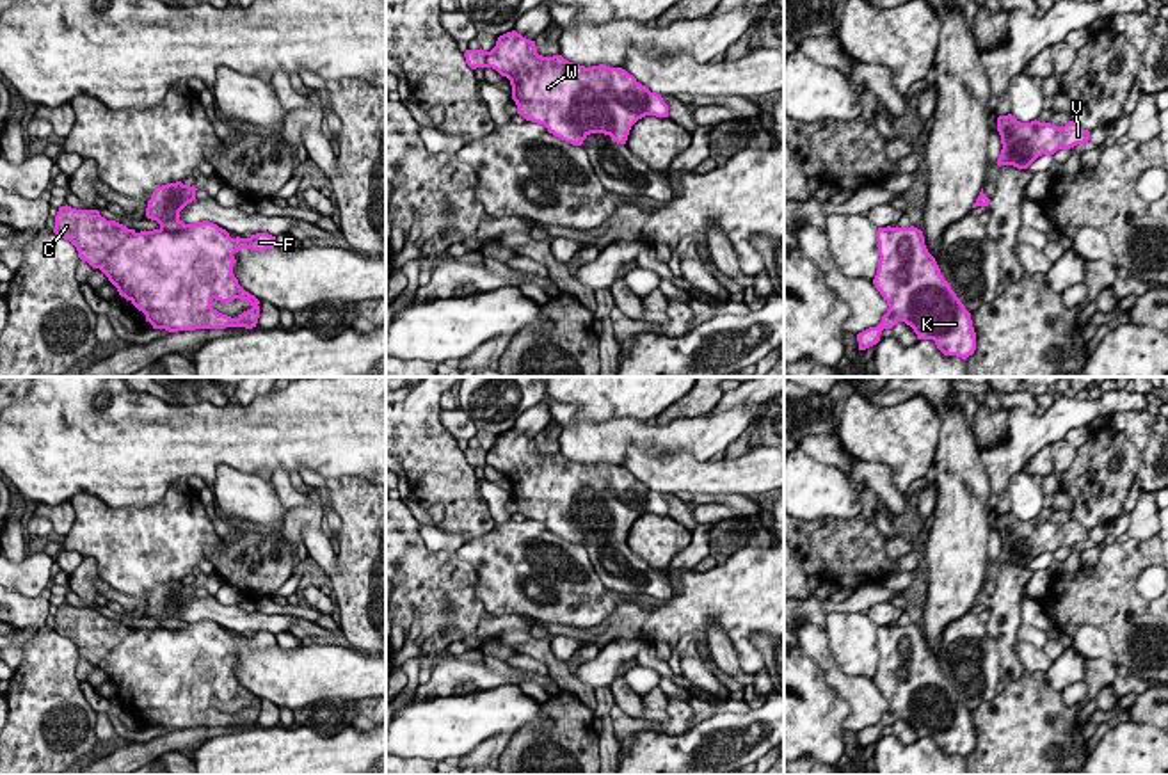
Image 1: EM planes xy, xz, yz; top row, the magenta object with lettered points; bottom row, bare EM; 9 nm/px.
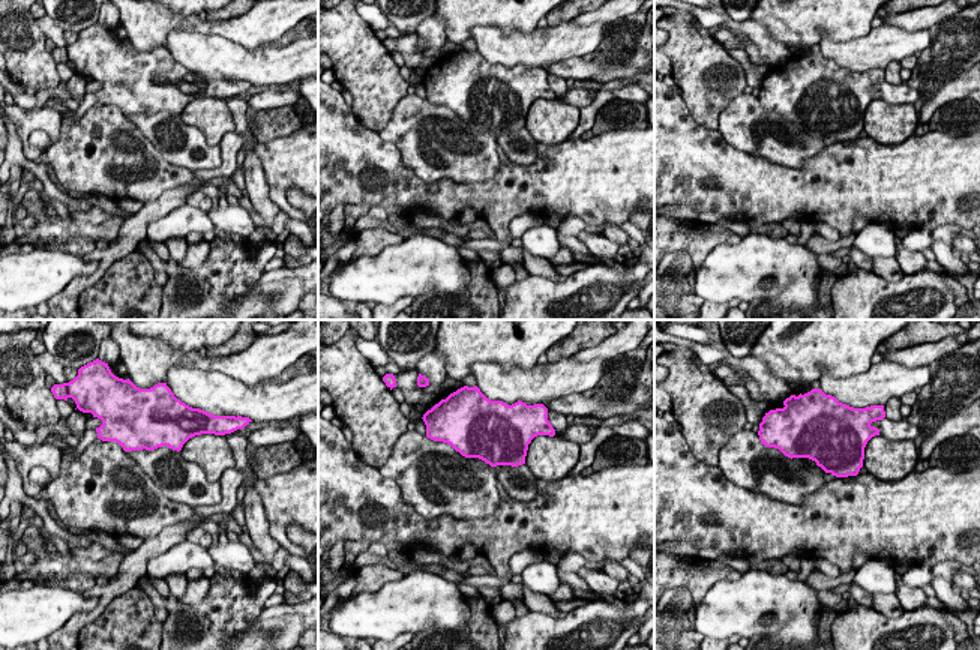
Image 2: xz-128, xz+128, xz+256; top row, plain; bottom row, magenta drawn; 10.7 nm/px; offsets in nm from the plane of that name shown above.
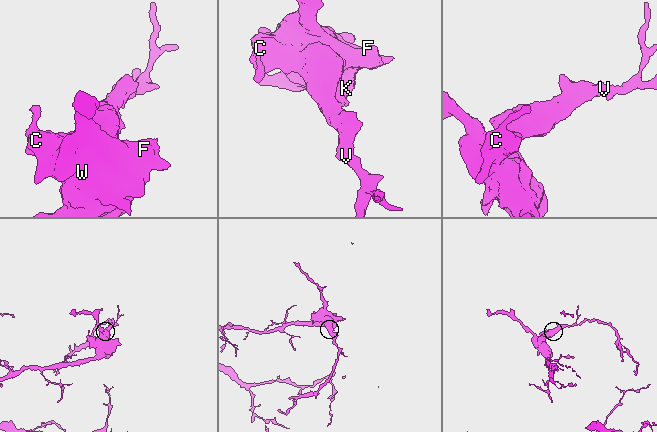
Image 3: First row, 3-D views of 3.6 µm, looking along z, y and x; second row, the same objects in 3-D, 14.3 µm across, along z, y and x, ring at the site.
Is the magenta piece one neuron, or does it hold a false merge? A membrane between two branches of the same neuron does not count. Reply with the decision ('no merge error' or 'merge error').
no merge error

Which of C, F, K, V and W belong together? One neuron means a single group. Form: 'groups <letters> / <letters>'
groups C F K V W

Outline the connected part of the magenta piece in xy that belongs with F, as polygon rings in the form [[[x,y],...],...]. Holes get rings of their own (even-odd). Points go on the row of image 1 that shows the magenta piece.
[[[181,181],[158,187],[146,208],[146,217],[160,224],[153,231],[137,233],[116,220],[107,220],[98,210],[76,210],[66,204],[55,215],[53,233],[69,240],[80,260],[92,268],[100,268],[119,295],[146,315],[146,322],[153,329],[169,332],[226,327],[252,329],[260,318],[260,300],[238,284],[233,274],[236,263],[233,254],[242,249],[274,249],[277,247],[276,236],[256,233],[249,238],[231,238],[226,229],[208,220],[185,224],[180,212],[196,201],[196,190],[194,185],[183,185]],[[213,299],[224,304],[240,299],[252,308],[231,318],[212,308]]]

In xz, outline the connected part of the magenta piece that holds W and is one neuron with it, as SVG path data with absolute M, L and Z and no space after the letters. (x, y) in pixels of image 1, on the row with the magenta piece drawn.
M516 30L498 37L491 52L466 50L469 68L492 68L507 76L512 85L512 100L517 114L526 121L544 124L555 137L581 146L590 133L610 135L617 144L626 144L631 126L645 117L668 117L668 105L661 94L651 92L622 68L606 64L585 68L565 60L562 55L542 57L535 41Z

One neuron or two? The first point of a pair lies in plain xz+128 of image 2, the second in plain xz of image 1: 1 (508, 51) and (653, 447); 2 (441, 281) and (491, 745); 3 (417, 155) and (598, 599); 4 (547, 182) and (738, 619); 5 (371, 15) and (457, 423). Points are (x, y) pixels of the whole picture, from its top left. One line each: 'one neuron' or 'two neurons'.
1: one neuron
2: two neurons
3: one neuron
4: one neuron
5: one neuron

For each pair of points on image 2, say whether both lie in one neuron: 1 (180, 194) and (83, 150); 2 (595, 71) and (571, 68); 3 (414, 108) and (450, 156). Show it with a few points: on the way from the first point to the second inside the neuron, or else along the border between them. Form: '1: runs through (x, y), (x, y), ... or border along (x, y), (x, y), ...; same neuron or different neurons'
1: border along (194, 171), (192, 180), (168, 188), (144, 203); different neurons
2: runs through (589, 71), (577, 68); same neuron
3: runs through (414, 120), (438, 144); same neuron

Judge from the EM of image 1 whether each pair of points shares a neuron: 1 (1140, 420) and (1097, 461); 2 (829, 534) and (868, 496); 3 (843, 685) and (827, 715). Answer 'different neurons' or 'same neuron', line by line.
1: different neurons
2: same neuron
3: different neurons

